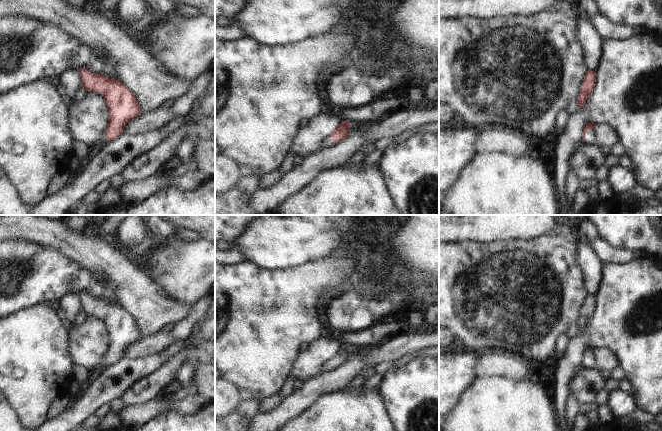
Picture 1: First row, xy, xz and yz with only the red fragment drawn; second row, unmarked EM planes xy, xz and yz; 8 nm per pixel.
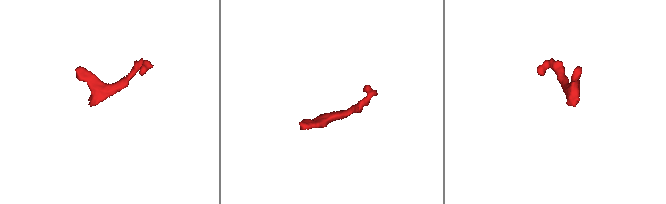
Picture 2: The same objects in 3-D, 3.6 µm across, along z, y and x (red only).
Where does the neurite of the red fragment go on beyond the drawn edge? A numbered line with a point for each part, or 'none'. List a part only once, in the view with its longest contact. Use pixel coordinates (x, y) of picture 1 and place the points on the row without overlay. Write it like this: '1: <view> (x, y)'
1: yz (590, 362)

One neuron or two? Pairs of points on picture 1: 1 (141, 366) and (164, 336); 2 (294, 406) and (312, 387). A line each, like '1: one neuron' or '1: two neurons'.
1: two neurons
2: one neuron

